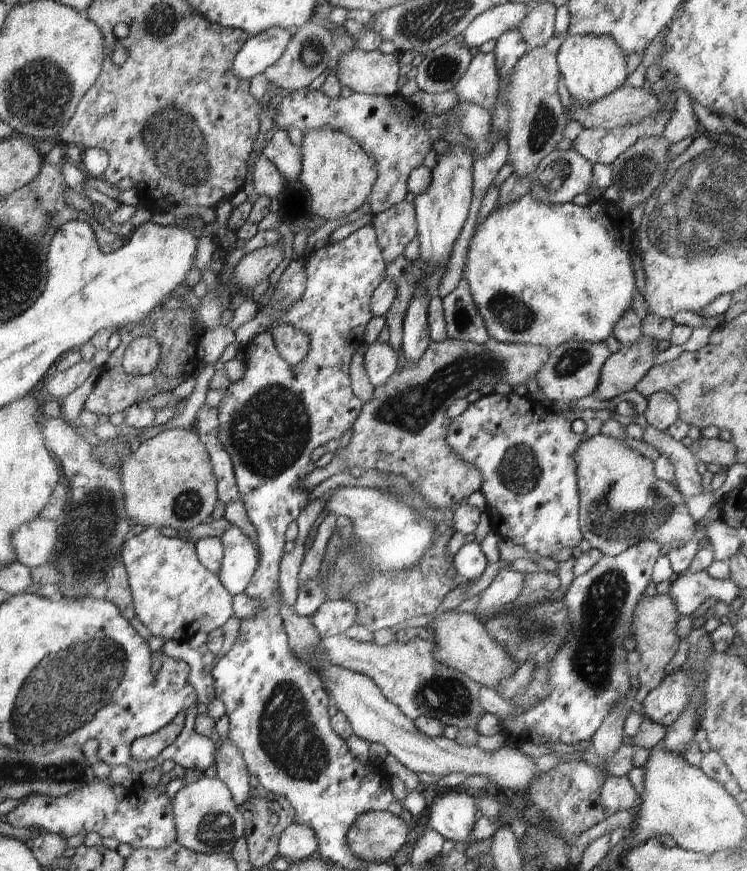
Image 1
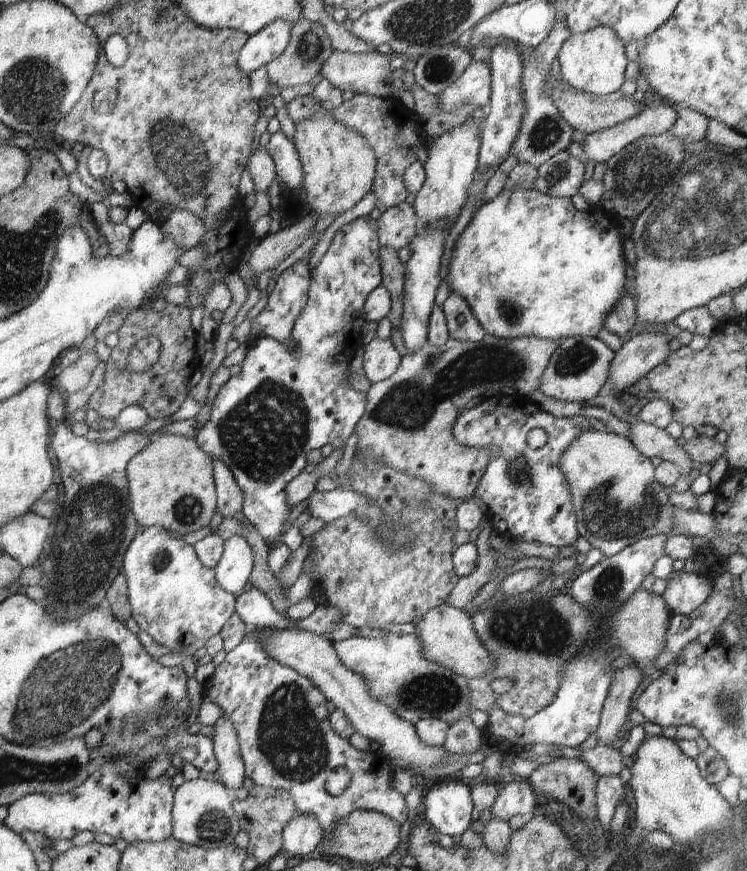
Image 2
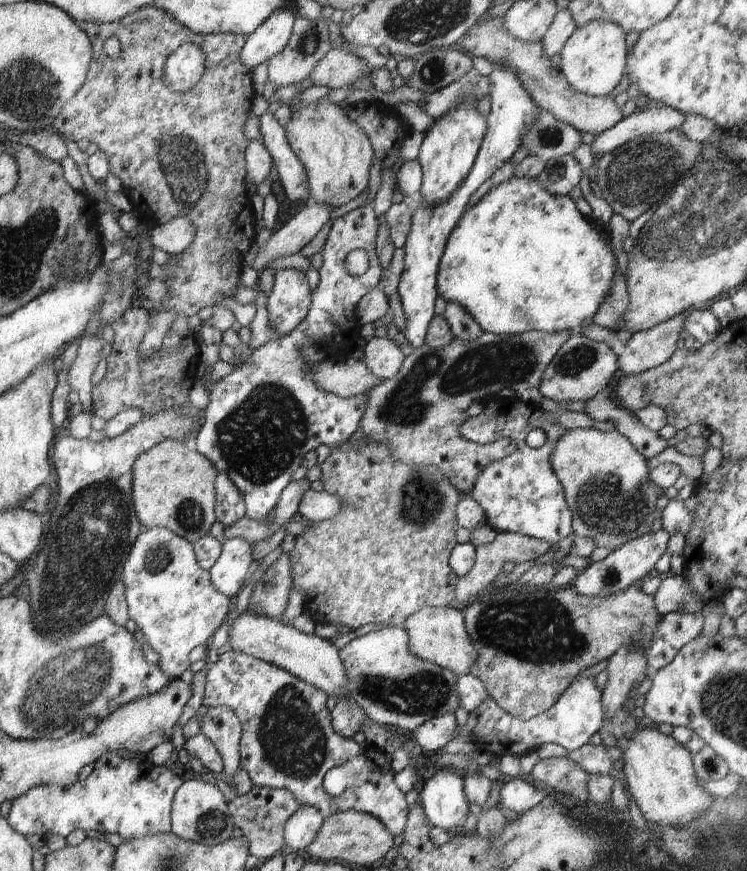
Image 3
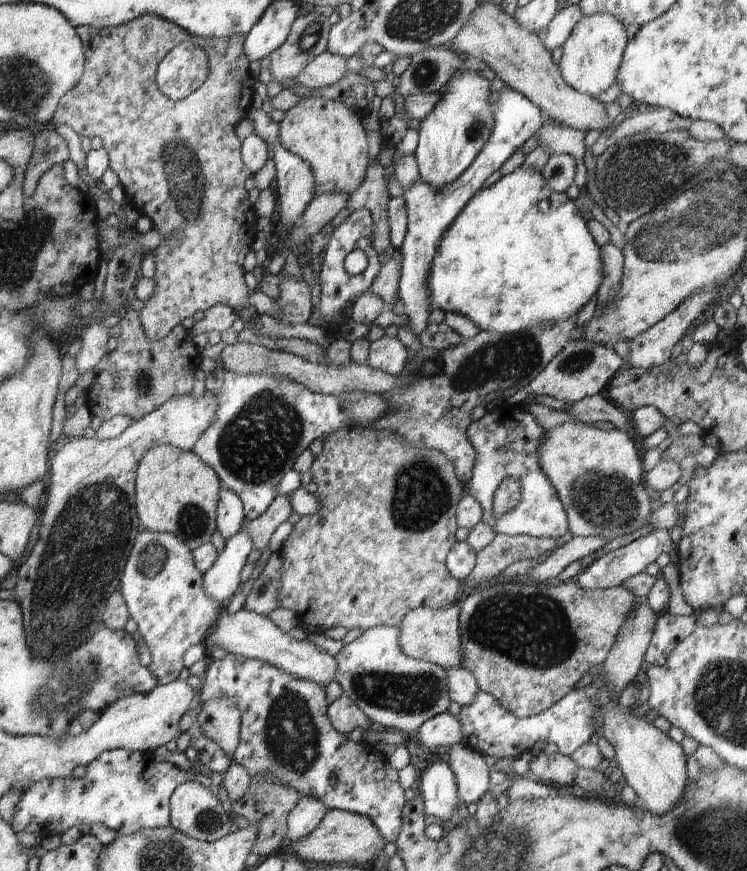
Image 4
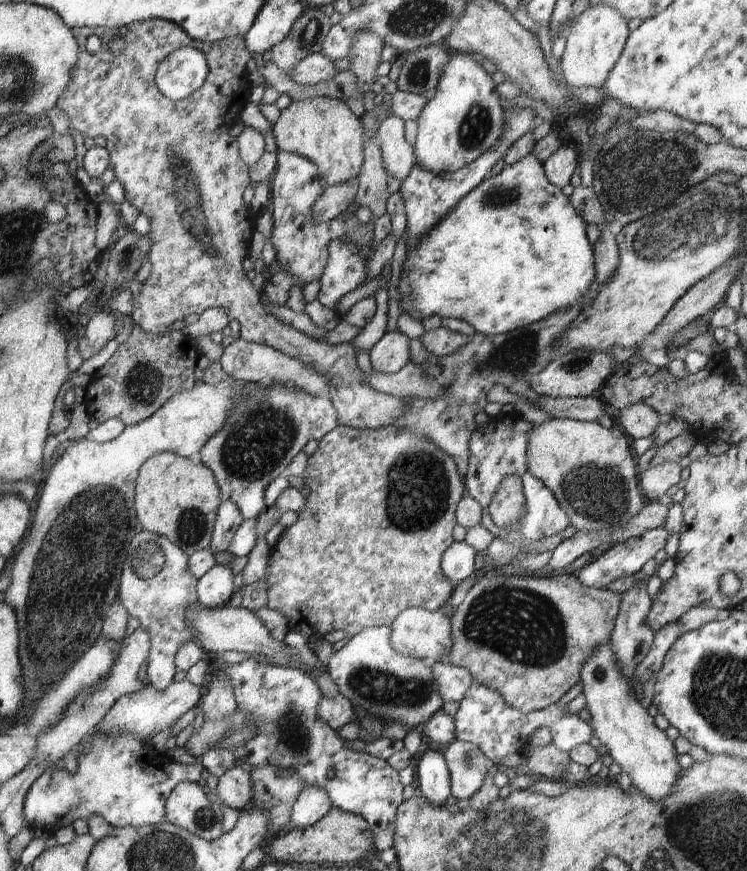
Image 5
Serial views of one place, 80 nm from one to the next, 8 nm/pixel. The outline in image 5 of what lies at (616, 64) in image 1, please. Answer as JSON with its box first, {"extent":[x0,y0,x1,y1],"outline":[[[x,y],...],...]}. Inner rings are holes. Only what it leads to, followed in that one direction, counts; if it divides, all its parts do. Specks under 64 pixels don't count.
{"extent":[559,3,629,88],"outline":[[[604,3],[589,5],[583,13],[573,18],[566,33],[565,51],[559,60],[565,82],[570,88],[600,88],[604,84],[629,37],[627,23],[615,8]]]}

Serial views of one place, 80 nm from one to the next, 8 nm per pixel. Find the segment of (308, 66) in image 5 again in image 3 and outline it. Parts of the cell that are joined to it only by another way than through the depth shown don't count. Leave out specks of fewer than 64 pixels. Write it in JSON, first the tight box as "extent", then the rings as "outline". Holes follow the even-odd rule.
{"extent":[309,48,374,89],"outline":[[[332,48],[316,63],[309,77],[312,84],[333,89],[344,84],[353,86],[362,76],[368,76],[372,80],[373,72],[374,69],[365,59],[342,49]]]}

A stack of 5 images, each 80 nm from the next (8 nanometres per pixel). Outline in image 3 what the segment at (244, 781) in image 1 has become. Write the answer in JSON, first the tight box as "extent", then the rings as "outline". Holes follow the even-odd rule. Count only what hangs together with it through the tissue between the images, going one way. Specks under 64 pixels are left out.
{"extent":[197,706,241,775],"outline":[[[227,706],[208,707],[197,722],[200,734],[208,737],[218,749],[223,760],[224,772],[233,775],[240,768],[239,742],[241,724],[235,711]]]}

